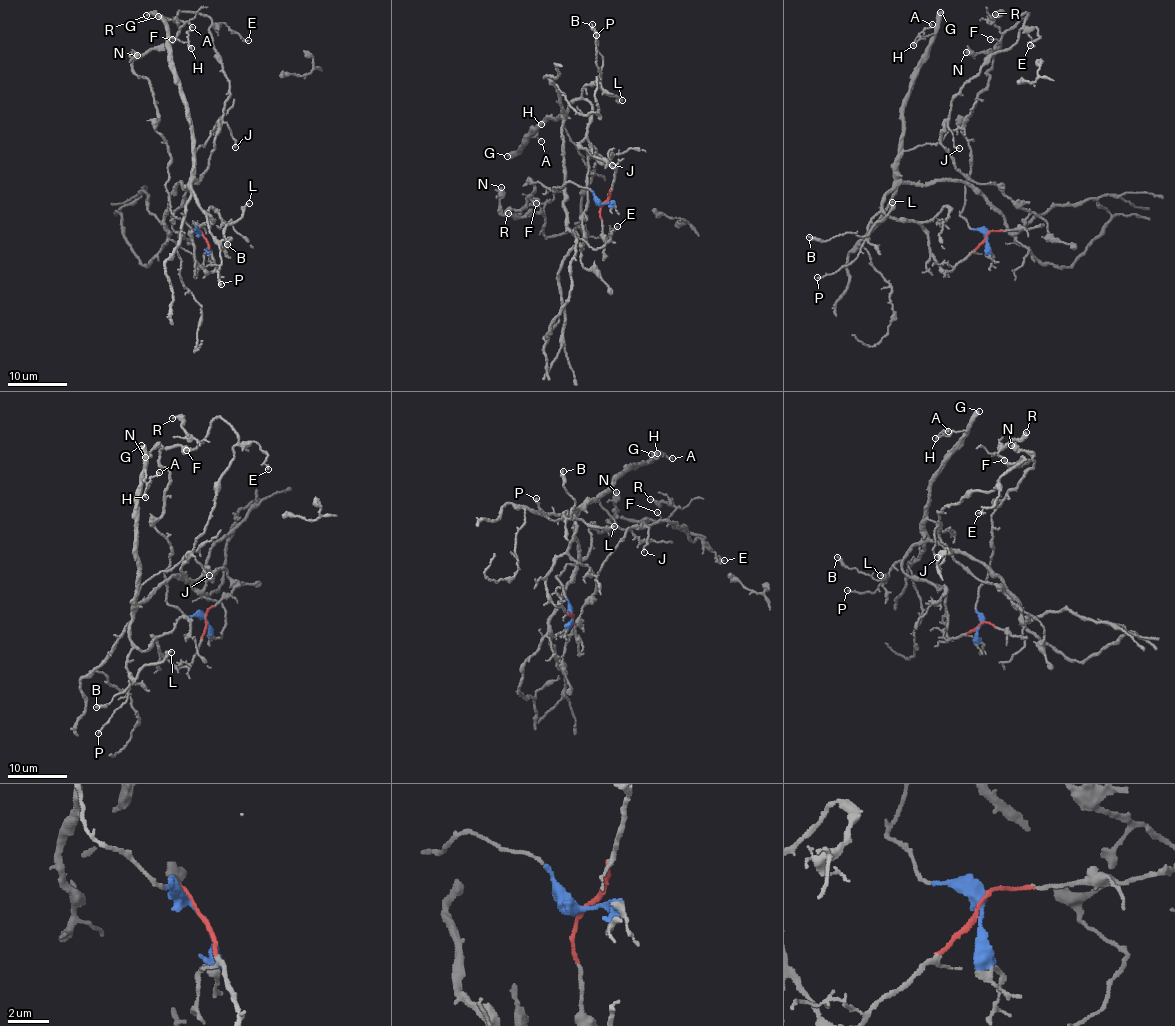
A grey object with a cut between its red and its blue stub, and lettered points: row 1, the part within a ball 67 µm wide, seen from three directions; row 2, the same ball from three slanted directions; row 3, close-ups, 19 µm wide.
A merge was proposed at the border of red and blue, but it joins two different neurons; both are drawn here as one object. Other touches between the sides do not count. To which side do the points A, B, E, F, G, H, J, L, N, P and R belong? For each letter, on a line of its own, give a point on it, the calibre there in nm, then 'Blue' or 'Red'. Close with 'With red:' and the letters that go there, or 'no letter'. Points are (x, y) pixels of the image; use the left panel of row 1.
A: Place: (192, 27). Thickness 120 nm. Red
B: Place: (227, 244). Thickness 320 nm. Red
E: Place: (248, 40). Thickness 170 nm. Blue
F: Place: (172, 39). Thickness 100 nm. Blue
G: Place: (158, 16). Thickness 480 nm. Red
H: Place: (191, 48). Thickness 130 nm. Red
J: Place: (235, 147). Thickness 160 nm. Blue
L: Place: (249, 203). Thickness 200 nm. Red
N: Place: (137, 55). Thickness 400 nm. Blue
P: Place: (221, 284). Thickness 220 nm. Red
R: Place: (146, 15). Thickness 160 nm. Blue
With red: A, B, G, H, L, P

